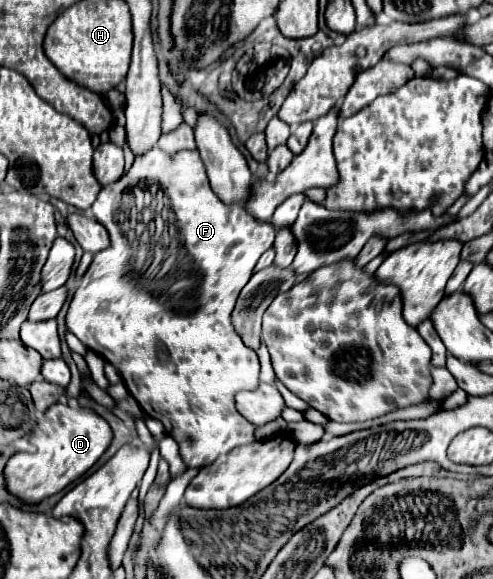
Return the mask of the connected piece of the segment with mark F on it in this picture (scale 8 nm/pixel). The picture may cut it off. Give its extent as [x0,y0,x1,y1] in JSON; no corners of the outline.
[66,148,276,468]

